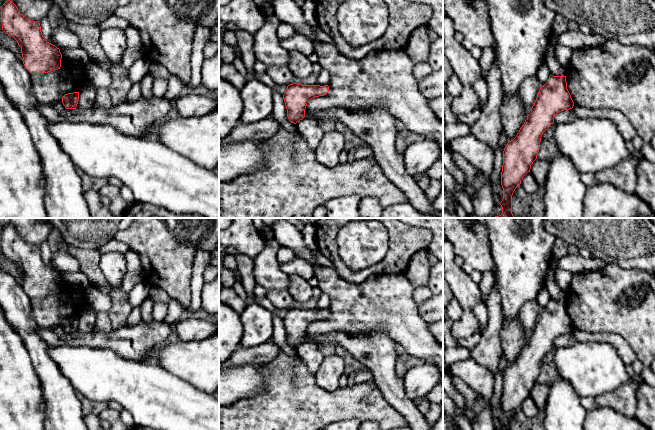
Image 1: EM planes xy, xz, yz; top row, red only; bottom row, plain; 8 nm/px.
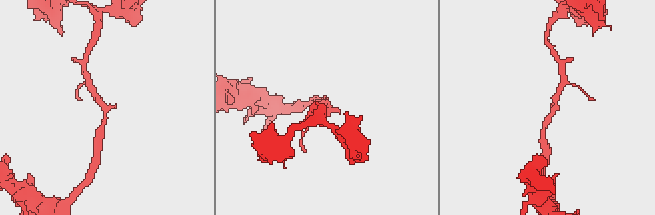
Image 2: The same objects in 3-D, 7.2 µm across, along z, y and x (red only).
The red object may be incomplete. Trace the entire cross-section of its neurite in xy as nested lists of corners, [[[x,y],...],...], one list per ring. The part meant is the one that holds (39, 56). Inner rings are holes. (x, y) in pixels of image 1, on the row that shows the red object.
[[[10,0],[1,6],[2,30],[12,36],[21,47],[23,64],[31,74],[44,74],[61,67],[62,54],[60,49],[46,41],[41,32],[40,23],[31,21],[23,16],[17,6]]]

